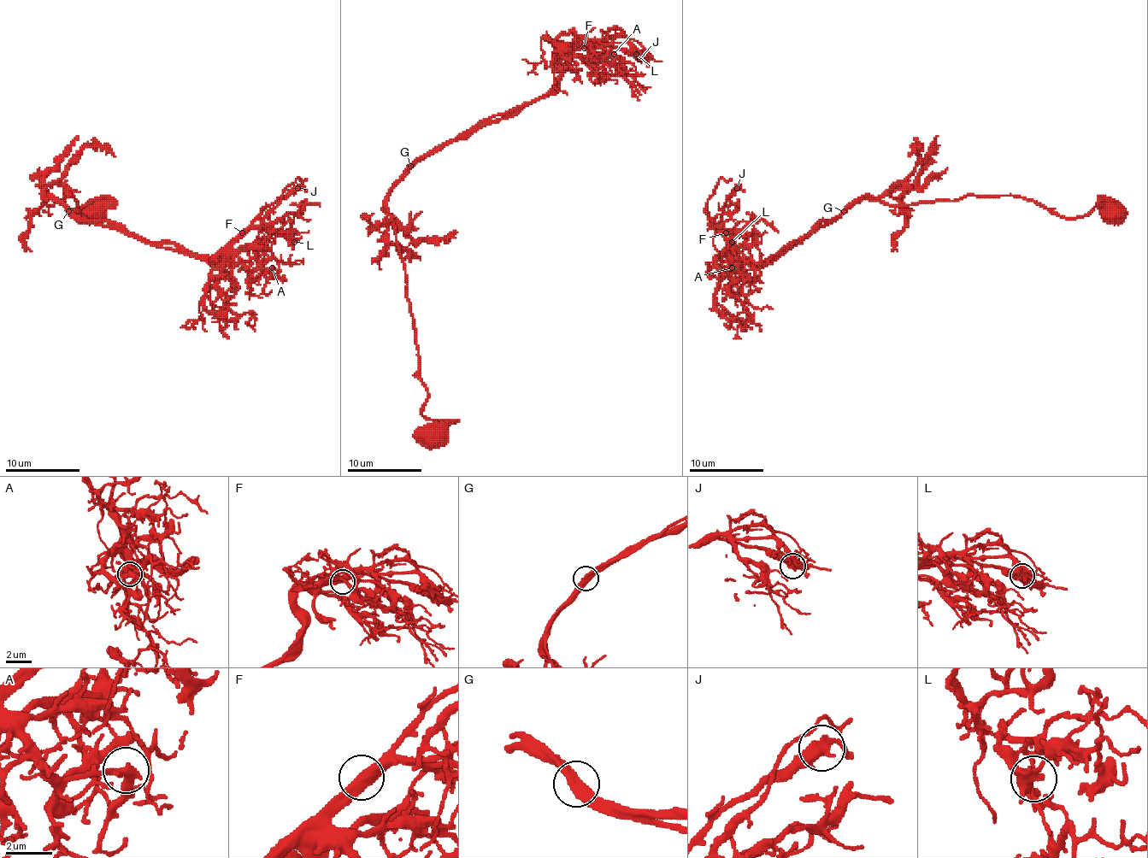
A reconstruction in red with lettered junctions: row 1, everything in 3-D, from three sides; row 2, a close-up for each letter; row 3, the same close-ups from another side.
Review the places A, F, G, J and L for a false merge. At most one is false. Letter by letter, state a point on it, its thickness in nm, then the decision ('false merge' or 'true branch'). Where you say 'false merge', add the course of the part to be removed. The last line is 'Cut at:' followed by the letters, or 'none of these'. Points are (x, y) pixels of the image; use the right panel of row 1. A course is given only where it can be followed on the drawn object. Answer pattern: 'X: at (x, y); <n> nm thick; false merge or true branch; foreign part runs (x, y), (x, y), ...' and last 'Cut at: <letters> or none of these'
A: at (732, 267); 400 nm thick; true branch
F: at (726, 232); 480 nm thick; true branch
G: at (844, 211); 440 nm thick; true branch
J: at (737, 188); 420 nm thick; true branch
L: at (732, 242); 480 nm thick; true branch
Cut at: none of these

